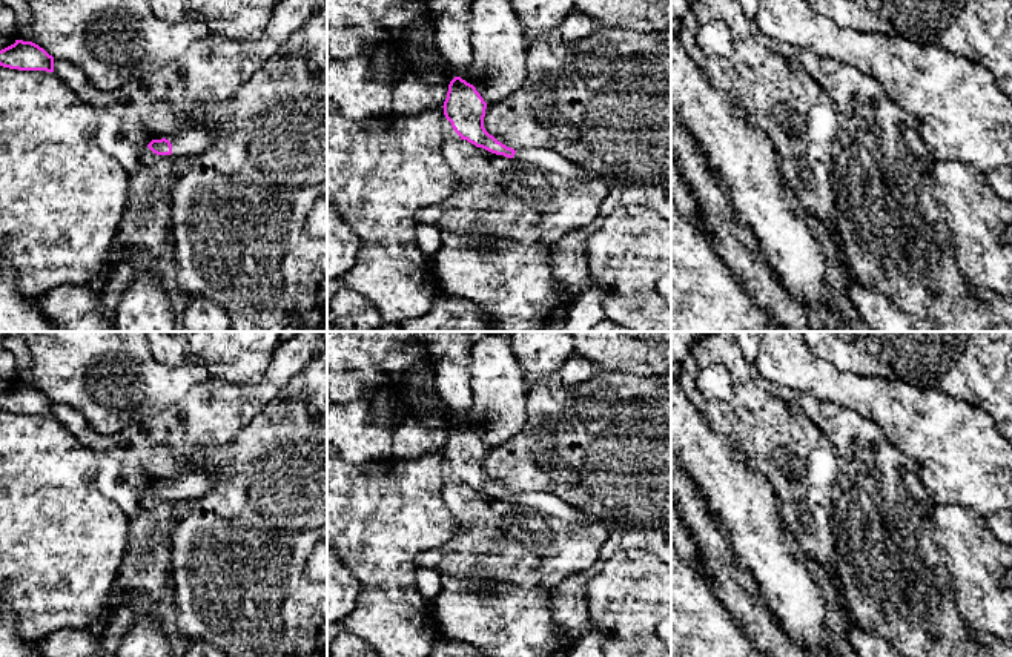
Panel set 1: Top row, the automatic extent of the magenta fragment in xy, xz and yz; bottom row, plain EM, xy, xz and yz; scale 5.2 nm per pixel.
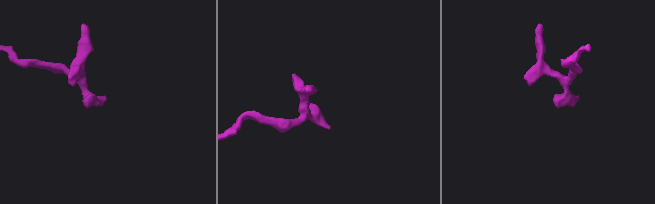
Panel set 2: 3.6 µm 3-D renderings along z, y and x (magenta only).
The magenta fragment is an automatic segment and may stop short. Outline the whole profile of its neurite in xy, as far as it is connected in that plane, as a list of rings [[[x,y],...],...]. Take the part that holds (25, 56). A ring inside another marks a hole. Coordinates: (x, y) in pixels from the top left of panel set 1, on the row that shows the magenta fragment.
[[[15,40],[14,45],[0,51],[0,66],[54,72],[54,57],[32,41]]]

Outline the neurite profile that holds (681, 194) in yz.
[[[671,154],[671,200],[676,203],[680,215],[690,218],[696,224],[696,227],[703,232],[702,227],[703,223],[697,201],[691,189],[688,187],[673,154]]]

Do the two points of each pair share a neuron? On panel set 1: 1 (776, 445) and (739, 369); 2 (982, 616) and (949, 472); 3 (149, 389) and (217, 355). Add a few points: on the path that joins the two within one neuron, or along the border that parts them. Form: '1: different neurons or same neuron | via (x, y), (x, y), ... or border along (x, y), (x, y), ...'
1: same neuron | via (762, 427), (754, 419), (754, 410), (745, 387)
2: different neurons | border along (935, 505), (962, 505), (971, 508), (983, 519)
3: different neurons | border along (163, 364), (181, 366), (198, 363), (209, 375)

